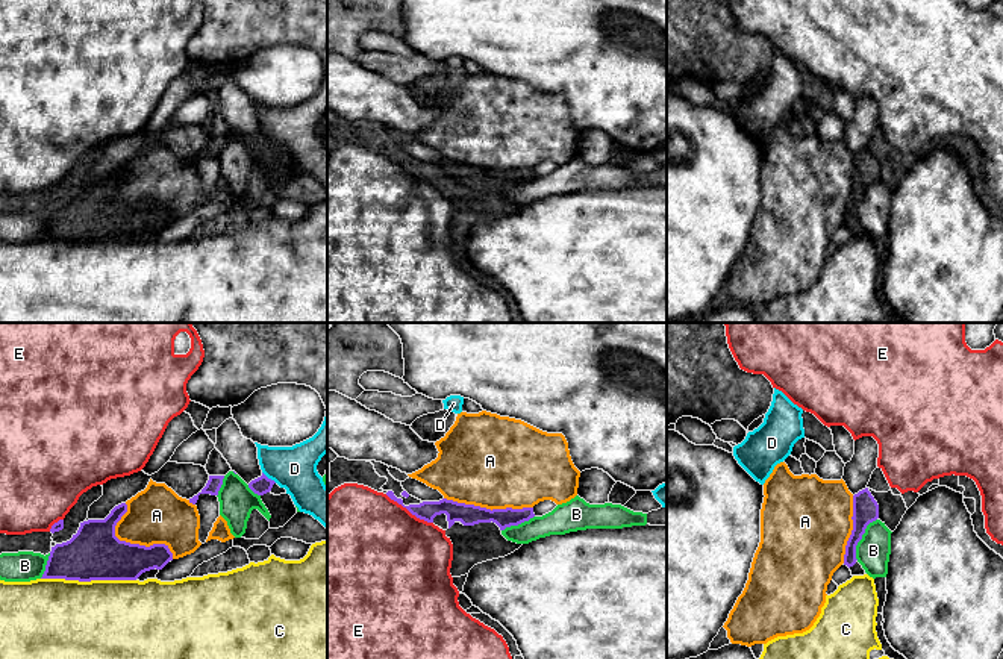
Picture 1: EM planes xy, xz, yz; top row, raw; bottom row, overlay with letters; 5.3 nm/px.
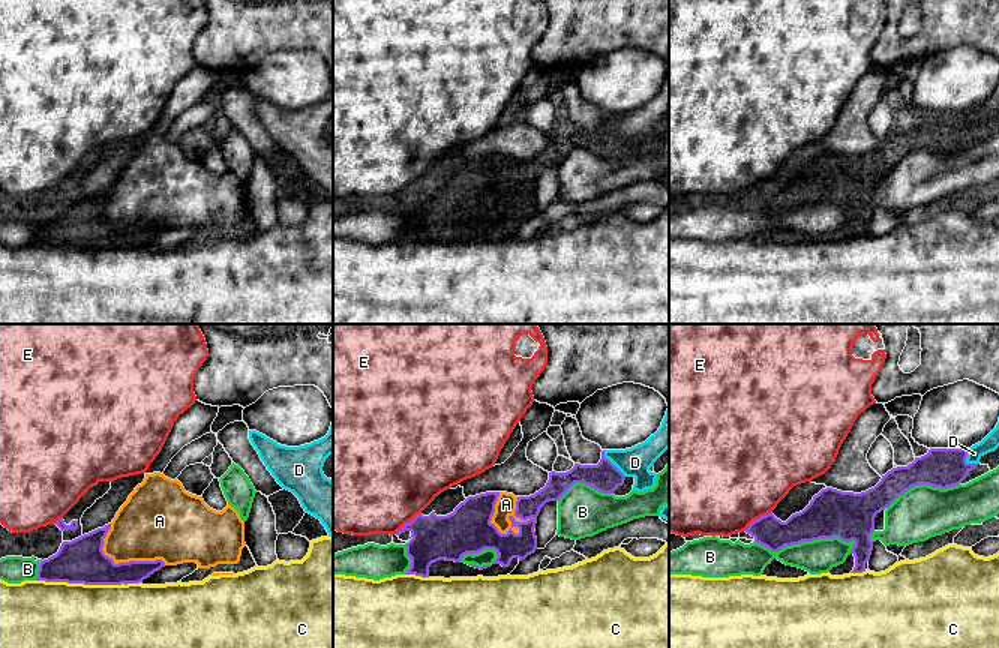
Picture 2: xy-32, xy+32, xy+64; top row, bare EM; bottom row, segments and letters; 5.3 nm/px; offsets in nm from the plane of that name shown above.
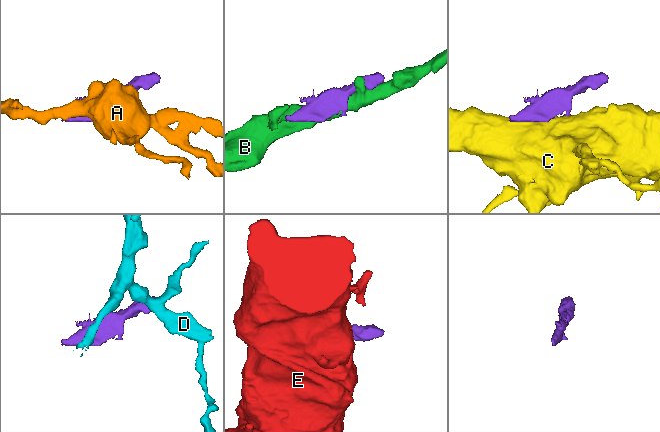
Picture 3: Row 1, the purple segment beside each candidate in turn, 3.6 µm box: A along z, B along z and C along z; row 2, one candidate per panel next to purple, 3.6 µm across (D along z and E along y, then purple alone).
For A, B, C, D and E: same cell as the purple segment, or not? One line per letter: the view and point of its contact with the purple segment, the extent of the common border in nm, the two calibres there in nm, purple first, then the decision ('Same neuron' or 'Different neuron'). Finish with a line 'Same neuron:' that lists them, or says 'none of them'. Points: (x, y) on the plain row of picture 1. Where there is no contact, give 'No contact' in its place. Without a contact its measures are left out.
A: Touches purple at xy (129, 203). Shared border 400 nm. Thickness 280 nm (purple) against 300 nm. Different neuron
B: Touches purple at yz (861, 199). Shared border 240 nm. Thickness 140 nm (purple) against 180 nm. Different neuron
C: Touches purple at xy (88, 241). Shared border 500 nm. Thickness 280 nm (purple) against 500 nm. Different neuron
D: Touches purple at xy (270, 140). Shared border 100 nm. Thickness 90 nm (purple) against 240 nm. Different neuron
E: Touches purple at xz (409, 171). Shared border 300 nm. Thickness 100 nm (purple) against 500 nm. Different neuron
Same neuron: none of them

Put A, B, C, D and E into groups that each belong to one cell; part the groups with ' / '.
A / B / C / D / E

